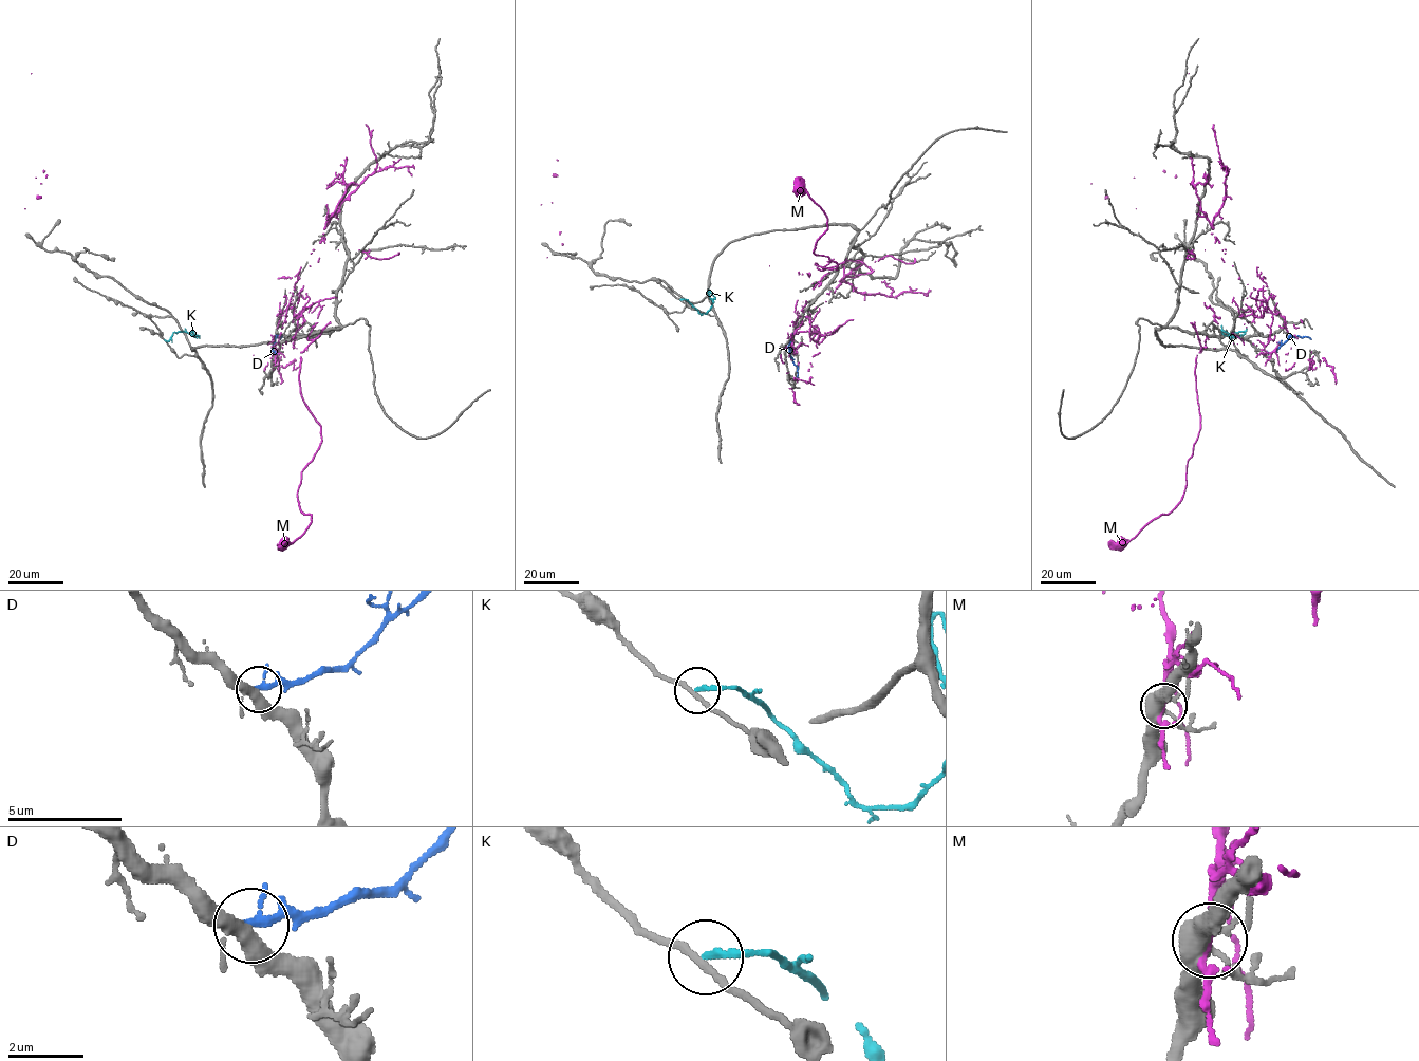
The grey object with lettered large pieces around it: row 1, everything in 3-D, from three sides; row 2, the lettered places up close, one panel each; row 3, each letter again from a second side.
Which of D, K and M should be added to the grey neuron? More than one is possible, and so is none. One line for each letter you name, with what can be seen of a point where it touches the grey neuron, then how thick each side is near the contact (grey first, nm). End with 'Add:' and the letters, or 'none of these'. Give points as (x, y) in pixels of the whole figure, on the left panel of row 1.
Add: none of these

